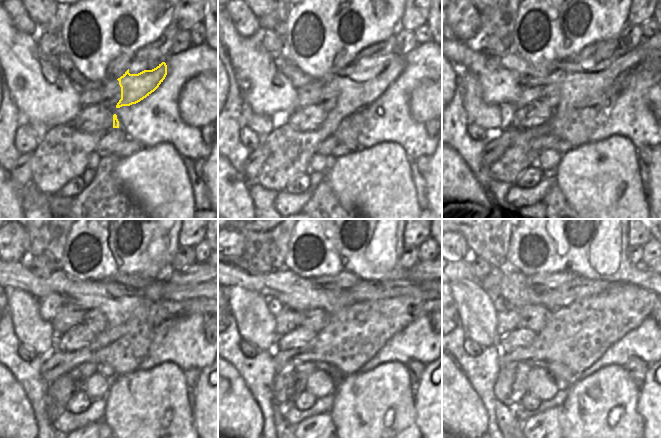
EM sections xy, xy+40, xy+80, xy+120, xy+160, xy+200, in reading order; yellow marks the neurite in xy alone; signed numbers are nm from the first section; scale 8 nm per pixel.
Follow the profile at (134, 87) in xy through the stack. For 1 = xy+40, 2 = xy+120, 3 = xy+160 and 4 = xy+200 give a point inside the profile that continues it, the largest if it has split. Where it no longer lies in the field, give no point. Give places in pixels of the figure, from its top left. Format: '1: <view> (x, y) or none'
1: xy+40 (356, 89)
2: xy+120 (117, 302)
3: xy+160 (292, 290)
4: xy+200 (506, 282)

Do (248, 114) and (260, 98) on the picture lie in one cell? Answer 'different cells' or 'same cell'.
different cells

